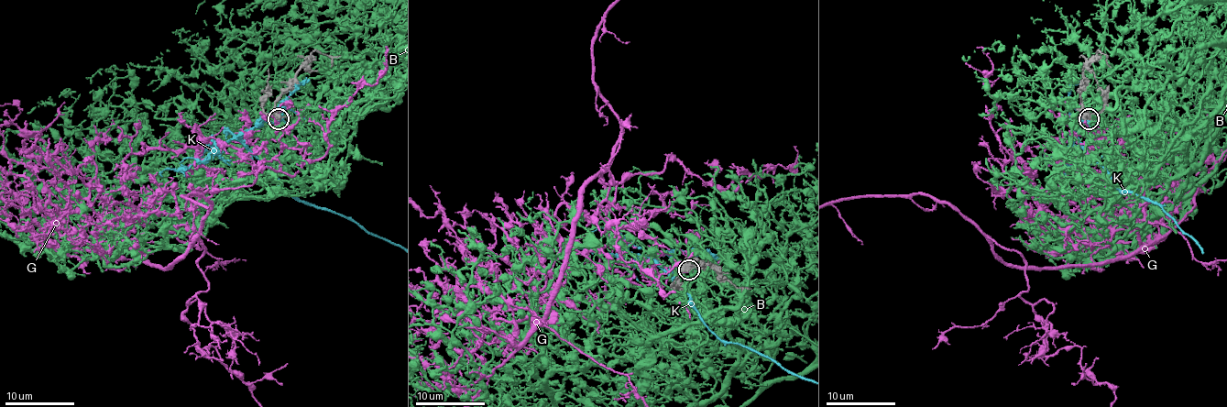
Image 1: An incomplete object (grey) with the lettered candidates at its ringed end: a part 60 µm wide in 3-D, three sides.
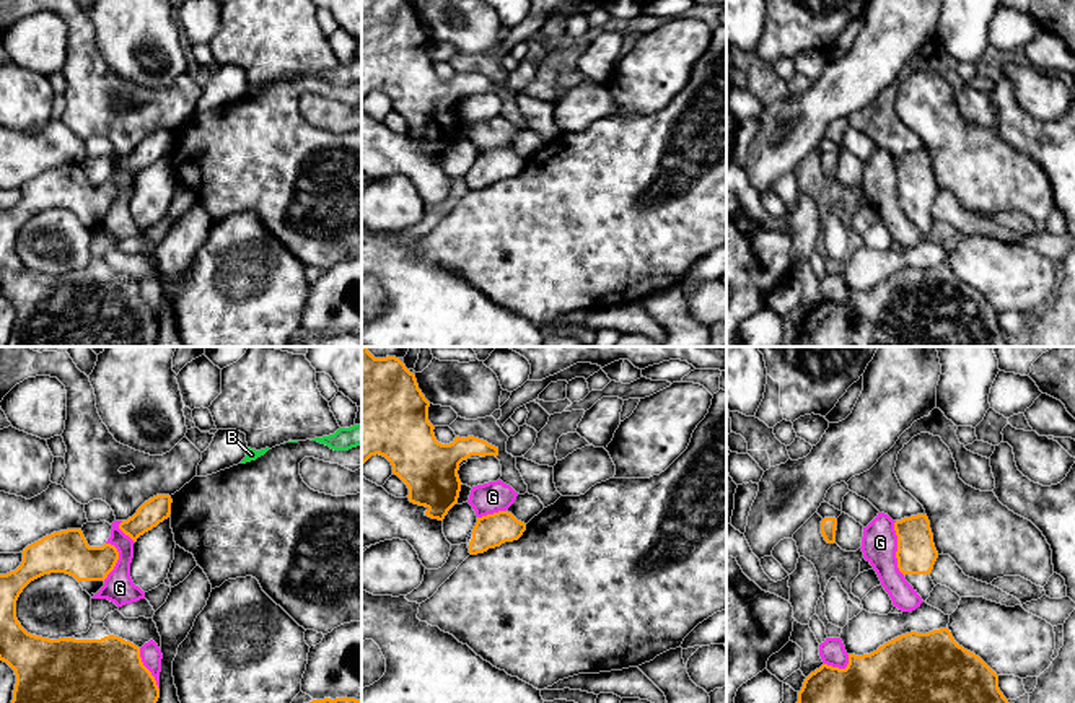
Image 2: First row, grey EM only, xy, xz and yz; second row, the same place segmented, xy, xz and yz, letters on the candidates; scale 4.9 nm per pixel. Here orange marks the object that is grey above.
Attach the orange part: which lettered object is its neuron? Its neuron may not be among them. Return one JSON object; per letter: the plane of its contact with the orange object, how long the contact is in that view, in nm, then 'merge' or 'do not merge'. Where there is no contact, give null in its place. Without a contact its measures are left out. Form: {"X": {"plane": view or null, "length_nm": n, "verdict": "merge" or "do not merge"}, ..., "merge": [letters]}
{"B": {"plane": null, "verdict": "do not merge"}, "G": {"plane": "yz", "length_nm": 280, "verdict": "do not merge"}, "K": {"plane": null, "verdict": "do not merge"}, "merge": []}

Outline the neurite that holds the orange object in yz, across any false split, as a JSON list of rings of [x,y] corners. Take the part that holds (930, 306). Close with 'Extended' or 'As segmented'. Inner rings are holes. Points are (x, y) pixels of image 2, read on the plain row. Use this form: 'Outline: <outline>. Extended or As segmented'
Outline: [[[940,264],[901,270],[870,290],[849,290],[845,304],[823,299],[805,314],[792,347],[1008,347],[1008,335],[998,324],[998,311],[959,282],[948,264]]]. As segmented

